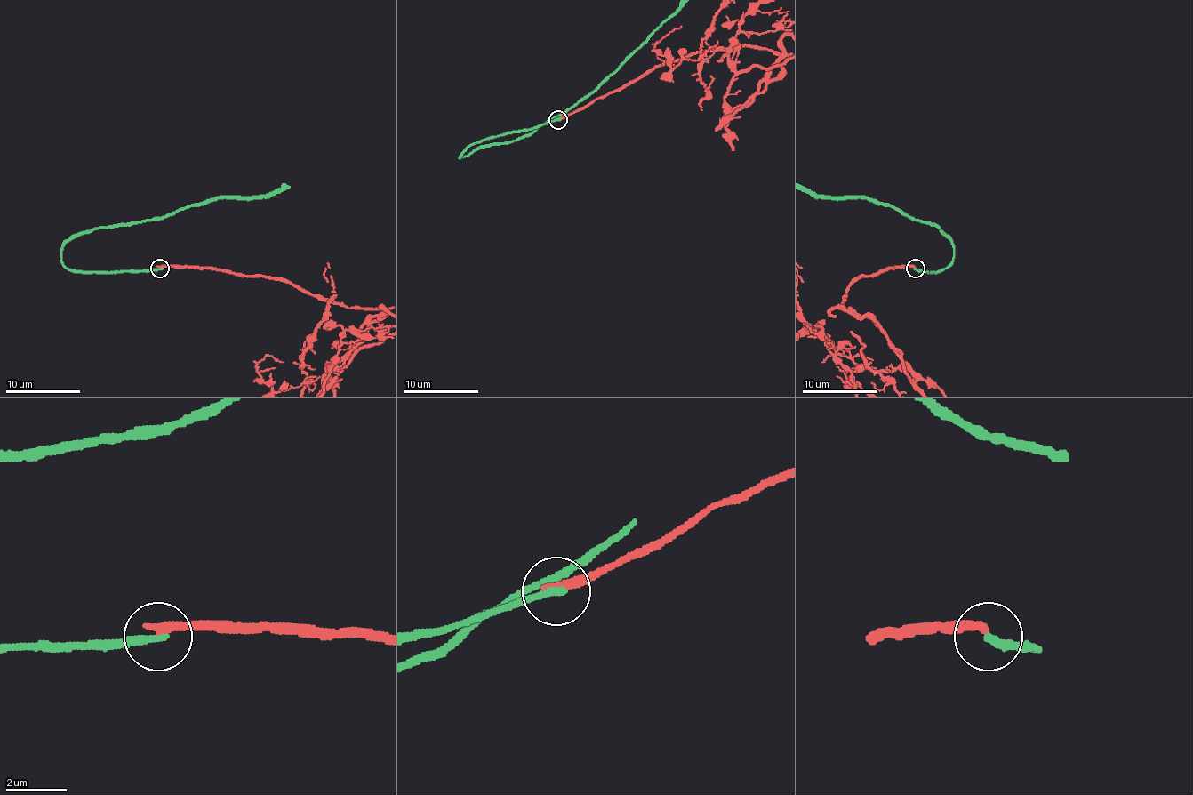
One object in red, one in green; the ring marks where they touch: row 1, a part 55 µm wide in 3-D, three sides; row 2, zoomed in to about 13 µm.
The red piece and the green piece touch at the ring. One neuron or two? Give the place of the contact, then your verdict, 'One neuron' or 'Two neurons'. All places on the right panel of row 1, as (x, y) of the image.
Place: (915, 269). Two neurons

